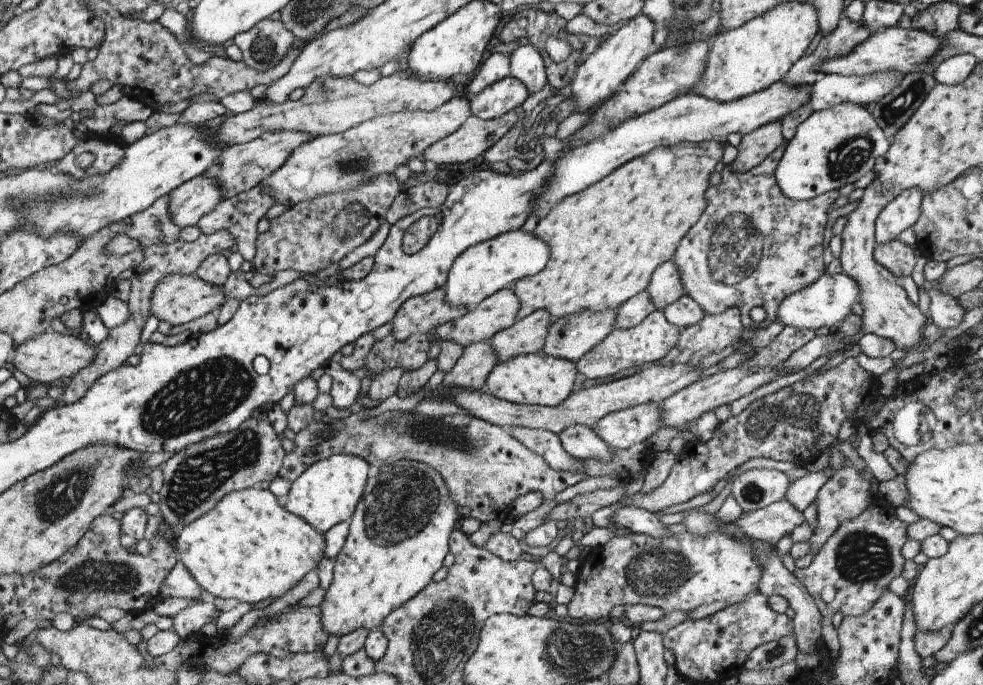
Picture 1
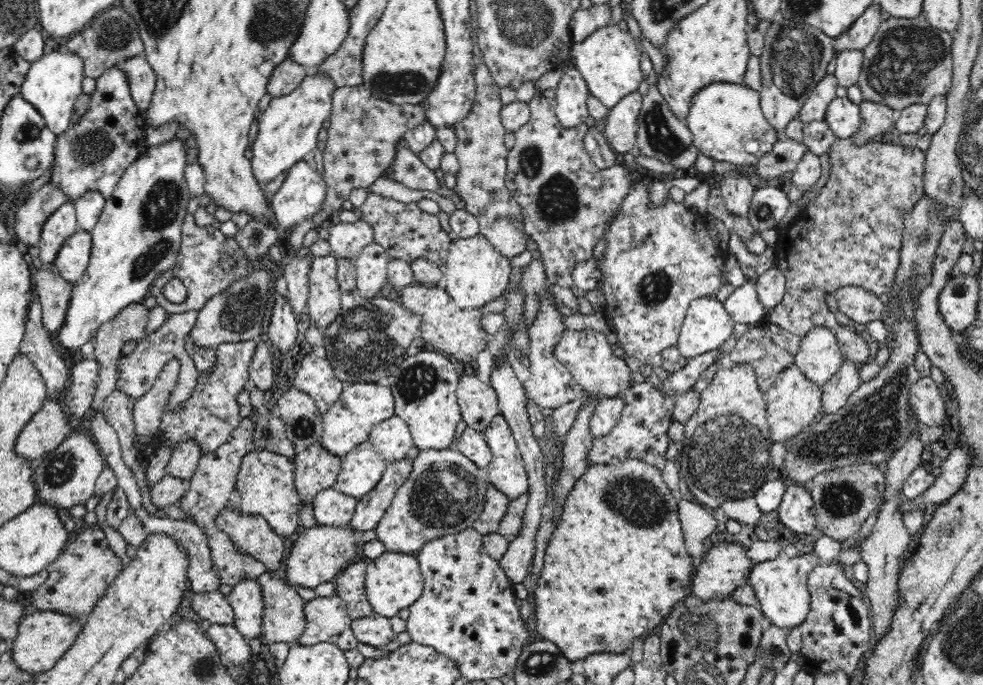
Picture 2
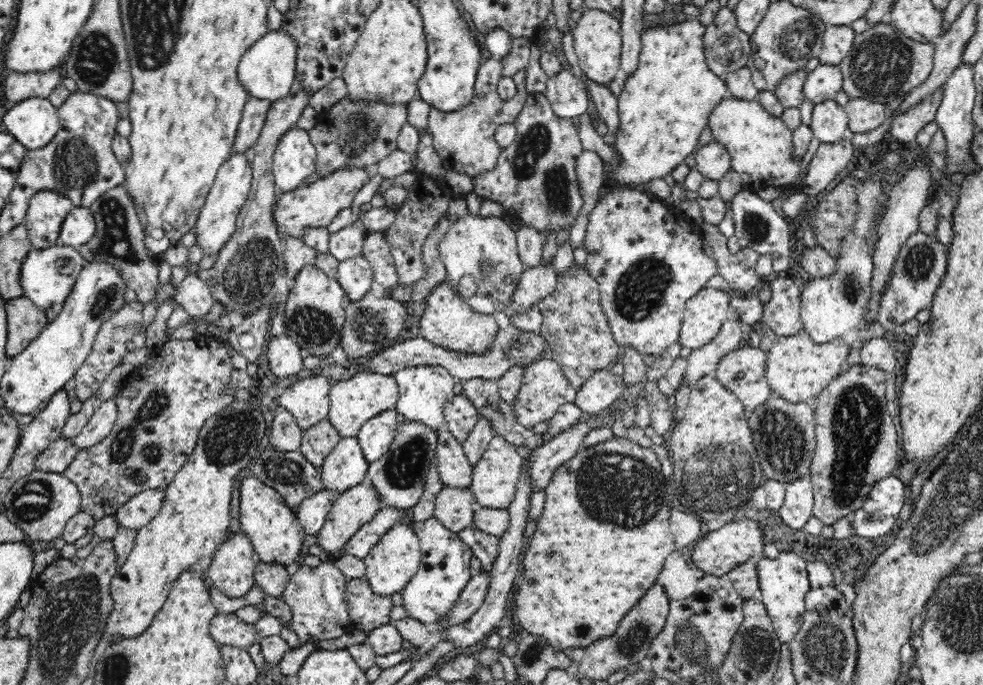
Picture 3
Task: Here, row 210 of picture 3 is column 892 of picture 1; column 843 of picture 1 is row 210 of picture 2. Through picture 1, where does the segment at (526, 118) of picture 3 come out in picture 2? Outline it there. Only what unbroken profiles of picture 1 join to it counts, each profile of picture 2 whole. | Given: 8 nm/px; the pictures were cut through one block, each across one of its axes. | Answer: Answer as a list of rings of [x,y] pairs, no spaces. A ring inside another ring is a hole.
[[[534,97],[528,105],[531,110],[530,120],[516,130],[515,143],[507,156],[505,185],[522,208],[526,235],[538,245],[536,255],[543,261],[548,283],[572,288],[573,269],[580,262],[593,258],[592,251],[604,237],[606,222],[622,205],[636,176],[622,165],[598,169],[588,157],[583,143],[588,130],[586,124],[578,124],[576,128],[564,128],[556,116],[552,100],[548,97]]]

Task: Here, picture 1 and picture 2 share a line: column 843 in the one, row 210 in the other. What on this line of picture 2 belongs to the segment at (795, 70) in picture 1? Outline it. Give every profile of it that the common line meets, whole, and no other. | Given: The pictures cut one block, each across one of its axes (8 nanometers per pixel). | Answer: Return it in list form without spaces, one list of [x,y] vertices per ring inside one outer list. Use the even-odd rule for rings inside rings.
[[[48,182],[38,191],[33,191],[14,214],[12,235],[22,247],[39,246],[46,220],[58,208],[71,202],[56,183]]]

